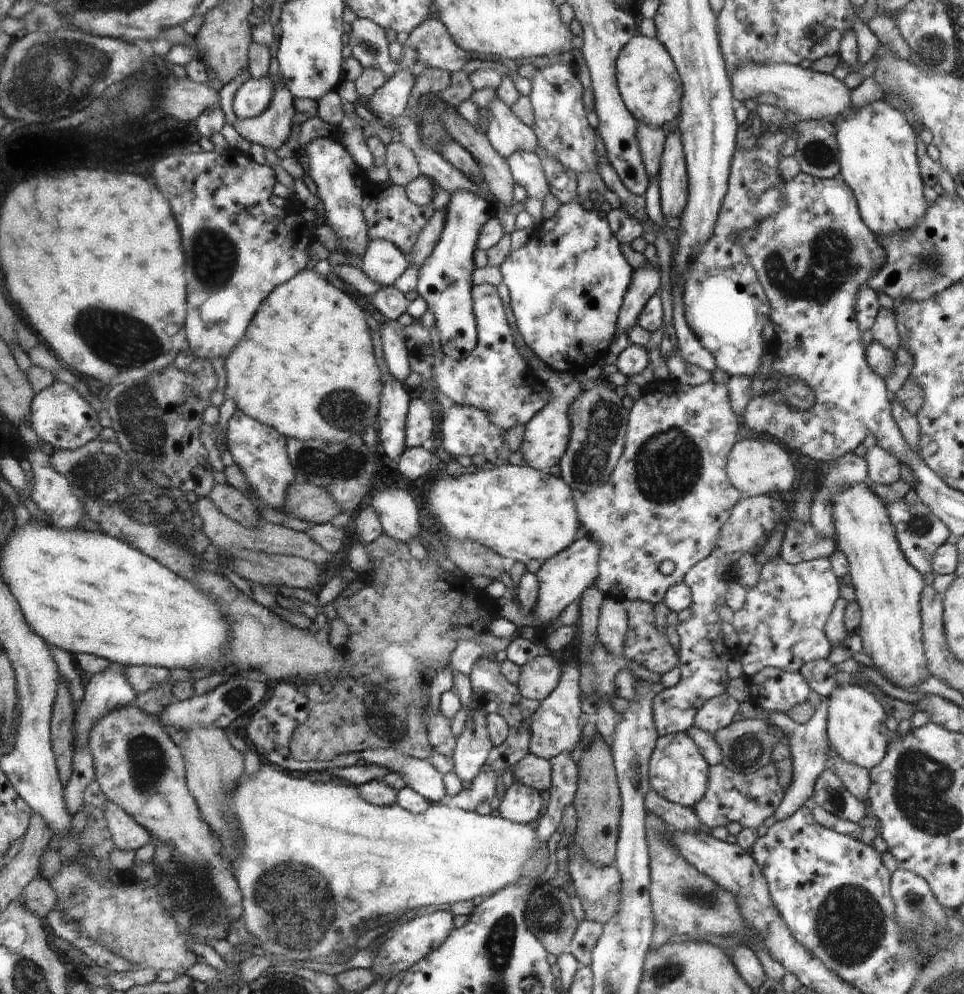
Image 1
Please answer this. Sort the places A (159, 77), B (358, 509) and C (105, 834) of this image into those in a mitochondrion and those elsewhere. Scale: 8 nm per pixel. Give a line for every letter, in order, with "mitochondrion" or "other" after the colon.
A: other
B: other
C: other

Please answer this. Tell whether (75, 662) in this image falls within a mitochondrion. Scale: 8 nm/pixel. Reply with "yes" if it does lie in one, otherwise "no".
no

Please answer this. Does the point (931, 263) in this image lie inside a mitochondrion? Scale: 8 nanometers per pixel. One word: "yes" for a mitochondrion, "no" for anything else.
yes

